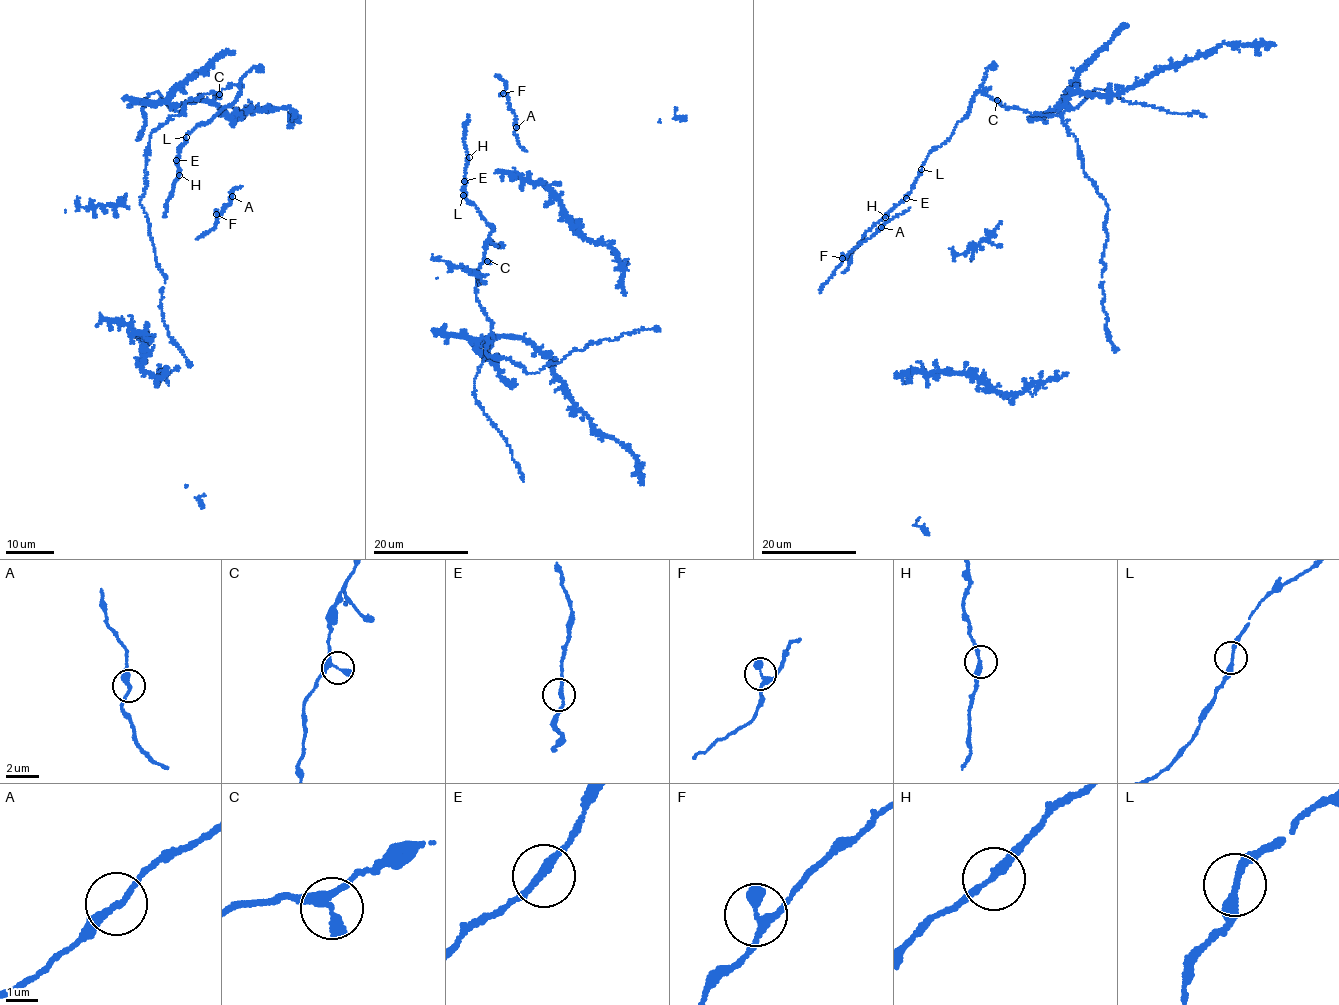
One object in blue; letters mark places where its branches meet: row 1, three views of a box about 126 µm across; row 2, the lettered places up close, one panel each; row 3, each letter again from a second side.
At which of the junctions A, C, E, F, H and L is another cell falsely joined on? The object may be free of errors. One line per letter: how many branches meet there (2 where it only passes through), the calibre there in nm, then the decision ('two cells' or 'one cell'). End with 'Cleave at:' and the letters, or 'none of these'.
A: 2 | 260 nm | one cell
C: 2 | 320 nm | one cell
E: 2 | 220 nm | one cell
F: 2 | 320 nm | one cell
H: 2 | 240 nm | one cell
L: 2 | 240 nm | one cell
Cleave at: none of these

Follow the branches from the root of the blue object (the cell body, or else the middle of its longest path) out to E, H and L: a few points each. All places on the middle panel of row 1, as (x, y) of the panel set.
E: (514, 363), (486, 352), (492, 323), (477, 299), (477, 275), (485, 244), (494, 230), (463, 196), (464, 181)
H: (514, 363), (486, 352), (492, 323), (477, 299), (477, 275), (485, 244), (494, 230), (463, 196), (469, 157)
L: (514, 363), (486, 352), (492, 323), (477, 299), (477, 275), (485, 244), (494, 230), (463, 195)

